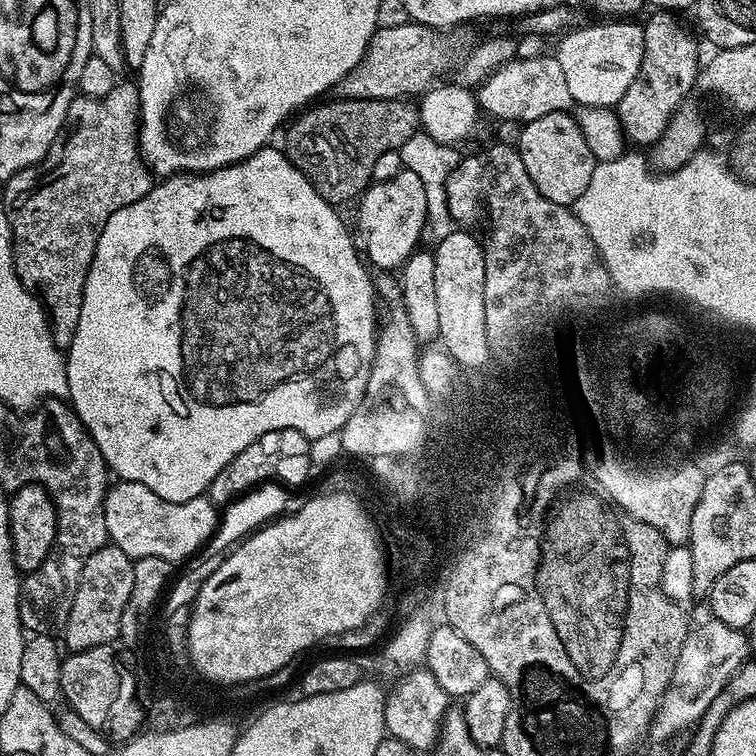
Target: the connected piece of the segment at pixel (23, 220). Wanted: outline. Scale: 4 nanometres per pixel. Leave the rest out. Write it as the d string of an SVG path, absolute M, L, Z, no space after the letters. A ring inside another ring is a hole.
M118 82L110 94L102 98L90 98L89 96L77 95L75 100L70 102L68 113L64 119L64 125L60 127L60 133L55 142L50 146L47 154L40 159L39 164L30 166L18 174L11 176L3 185L4 192L8 196L16 196L10 203L8 213L8 224L12 228L12 257L16 259L16 273L18 278L24 283L24 287L37 297L44 305L44 311L48 314L48 322L52 325L52 337L57 348L66 350L70 342L74 342L74 334L78 330L78 318L82 315L82 298L84 297L84 287L86 286L86 274L92 265L96 243L100 237L100 232L106 226L110 214L122 210L122 206L130 206L138 202L149 190L152 189L154 177L148 170L148 165L144 163L140 154L140 90L135 83L124 84Z

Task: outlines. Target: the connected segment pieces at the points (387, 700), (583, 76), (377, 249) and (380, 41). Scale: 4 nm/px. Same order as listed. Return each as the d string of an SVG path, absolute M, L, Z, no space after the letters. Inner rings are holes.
M417 666L401 675L400 681L384 697L384 730L391 739L406 742L417 754L431 753L440 736L440 723L450 707L450 697L442 686L438 686L438 678L430 674L426 666Z
M612 18L607 22L600 22L604 24L589 24L585 23L583 26L575 27L569 31L566 31L559 37L560 45L554 49L555 58L558 60L560 66L562 66L562 79L565 80L567 89L570 90L573 101L577 105L583 107L598 107L598 108L611 108L615 109L619 105L622 94L626 94L626 90L630 86L630 82L634 80L640 66L642 64L642 54L644 53L644 25L643 23L637 22L637 24L631 24L633 21L628 18Z
M403 170L388 181L369 183L358 197L359 204L360 209L356 212L356 224L360 227L358 240L367 261L378 268L393 270L407 264L415 253L412 251L420 235L425 235L428 223L425 187L418 174Z
M415 22L377 28L362 62L358 62L343 82L336 85L335 95L345 100L408 100L419 97L432 88L452 64L452 48L444 36L447 35L441 29Z

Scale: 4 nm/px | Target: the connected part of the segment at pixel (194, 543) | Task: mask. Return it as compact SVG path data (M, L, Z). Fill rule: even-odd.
M125 480L113 483L104 495L104 518L109 541L127 556L179 562L196 556L212 539L218 525L218 508L207 495L190 498L190 502L166 502L154 490Z

